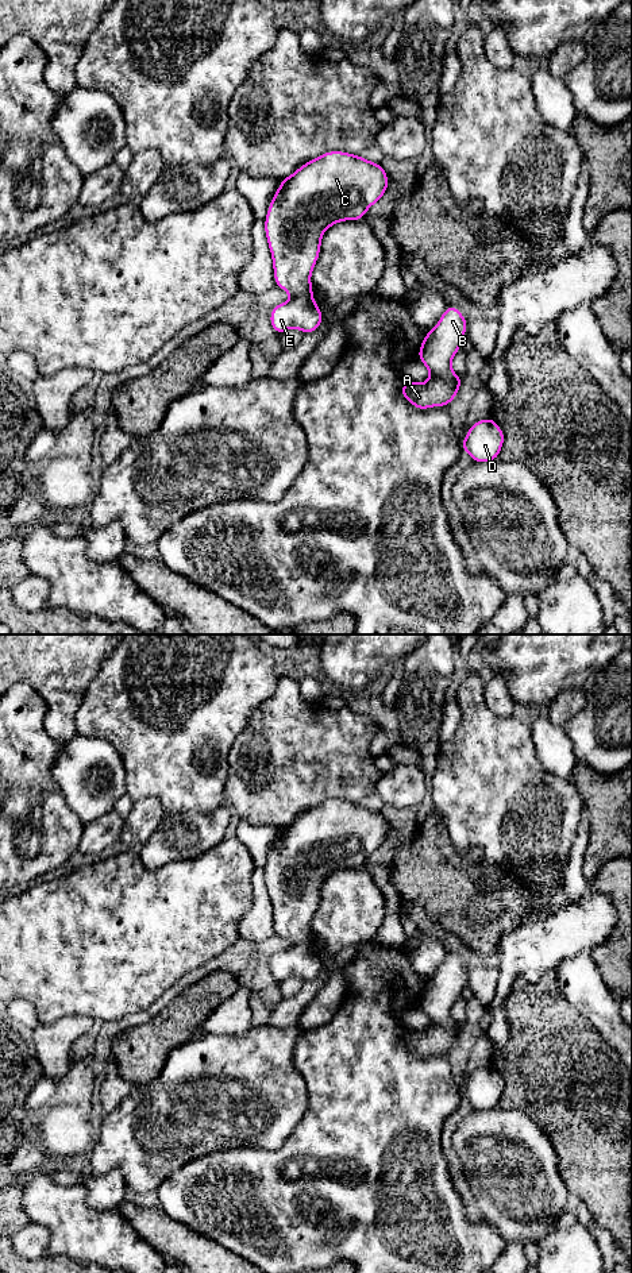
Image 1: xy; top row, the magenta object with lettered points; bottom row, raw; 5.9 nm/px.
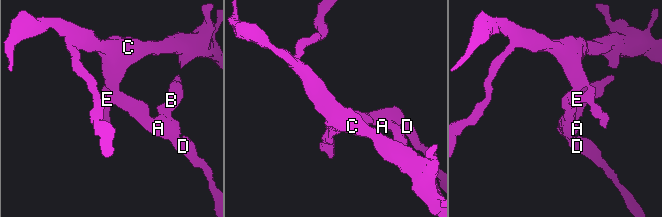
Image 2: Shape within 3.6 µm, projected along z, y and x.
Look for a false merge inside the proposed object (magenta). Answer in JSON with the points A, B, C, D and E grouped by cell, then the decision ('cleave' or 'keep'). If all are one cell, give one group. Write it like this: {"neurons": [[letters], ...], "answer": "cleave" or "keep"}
{"neurons": [["A", "B", "D", "E"], ["C"]], "answer": "cleave"}

